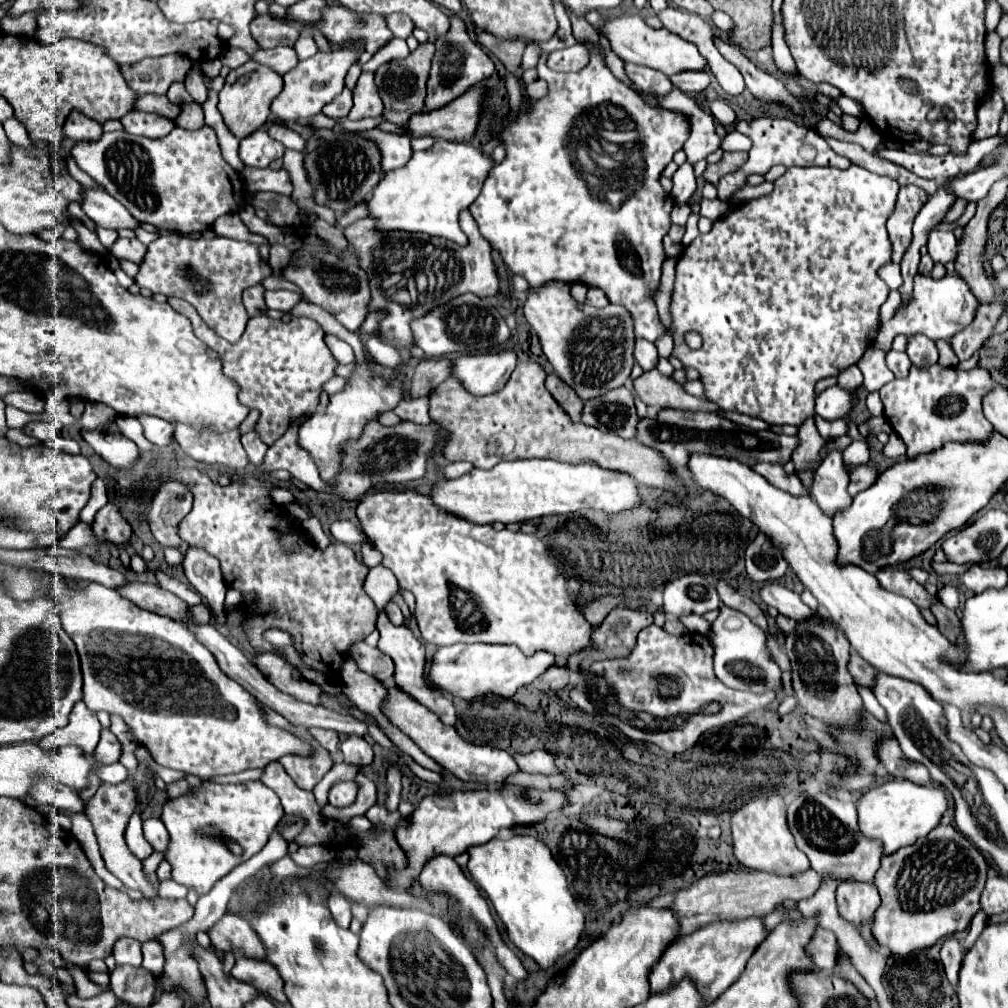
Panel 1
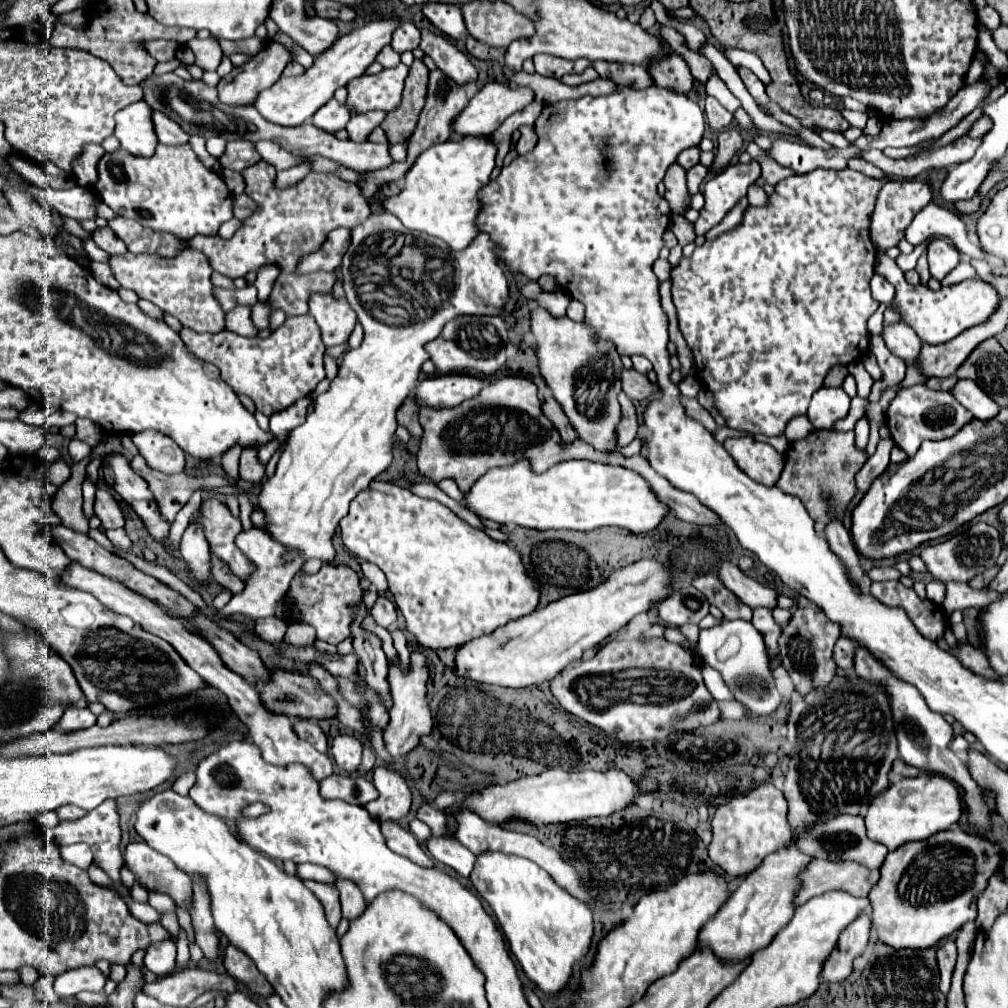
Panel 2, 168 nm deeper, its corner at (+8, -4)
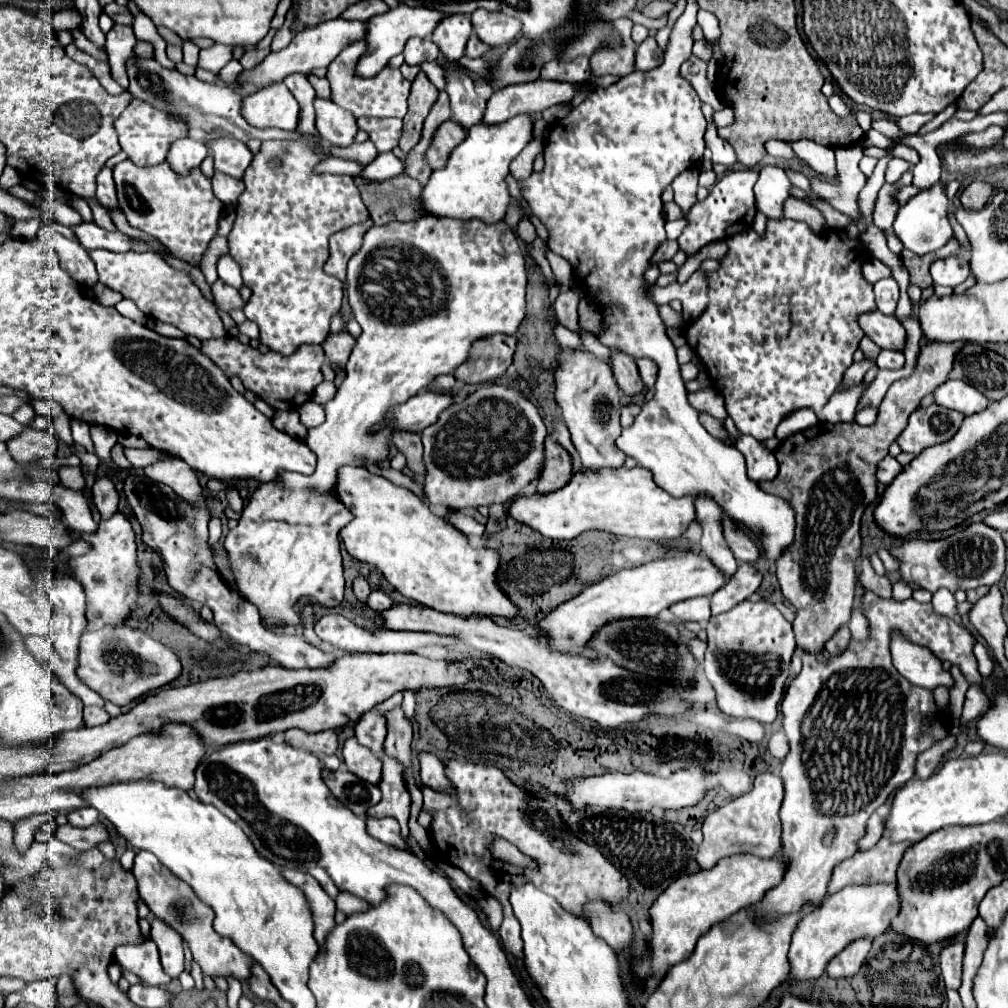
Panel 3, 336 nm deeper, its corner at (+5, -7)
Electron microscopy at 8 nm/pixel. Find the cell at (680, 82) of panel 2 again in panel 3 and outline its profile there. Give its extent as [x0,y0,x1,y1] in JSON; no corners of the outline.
[636,37,664,71]

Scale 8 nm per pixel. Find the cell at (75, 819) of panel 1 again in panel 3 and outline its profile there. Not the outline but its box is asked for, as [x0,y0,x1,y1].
[152,919,184,977]

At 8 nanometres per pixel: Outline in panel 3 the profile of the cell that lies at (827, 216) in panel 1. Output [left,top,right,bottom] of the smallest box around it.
[684,219,876,441]

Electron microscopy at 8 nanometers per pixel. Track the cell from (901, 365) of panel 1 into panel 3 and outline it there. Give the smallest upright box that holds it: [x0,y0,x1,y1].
[878,351,906,369]

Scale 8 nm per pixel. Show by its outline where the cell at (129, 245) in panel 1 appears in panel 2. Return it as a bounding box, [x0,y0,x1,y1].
[91,228,127,254]

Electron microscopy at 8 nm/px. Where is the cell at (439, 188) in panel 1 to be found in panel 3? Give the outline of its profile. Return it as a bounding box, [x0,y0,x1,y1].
[420,115,532,223]

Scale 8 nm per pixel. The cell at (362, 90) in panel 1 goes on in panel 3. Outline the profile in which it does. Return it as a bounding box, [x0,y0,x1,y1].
[358,117,402,153]

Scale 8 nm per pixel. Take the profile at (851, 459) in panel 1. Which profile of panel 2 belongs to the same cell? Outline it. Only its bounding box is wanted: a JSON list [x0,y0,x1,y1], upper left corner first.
[855,418,869,450]

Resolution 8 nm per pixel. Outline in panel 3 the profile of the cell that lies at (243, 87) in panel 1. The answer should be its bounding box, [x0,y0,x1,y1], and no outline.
[236,19,364,89]

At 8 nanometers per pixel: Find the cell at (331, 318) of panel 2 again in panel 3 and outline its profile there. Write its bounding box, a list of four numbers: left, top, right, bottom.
[322,329,356,367]

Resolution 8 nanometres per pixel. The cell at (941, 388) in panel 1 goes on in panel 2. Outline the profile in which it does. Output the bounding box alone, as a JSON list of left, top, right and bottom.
[887,384,973,456]

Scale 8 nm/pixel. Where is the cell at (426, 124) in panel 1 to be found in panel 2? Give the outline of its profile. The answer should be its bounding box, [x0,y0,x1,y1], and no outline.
[453,82,535,136]

